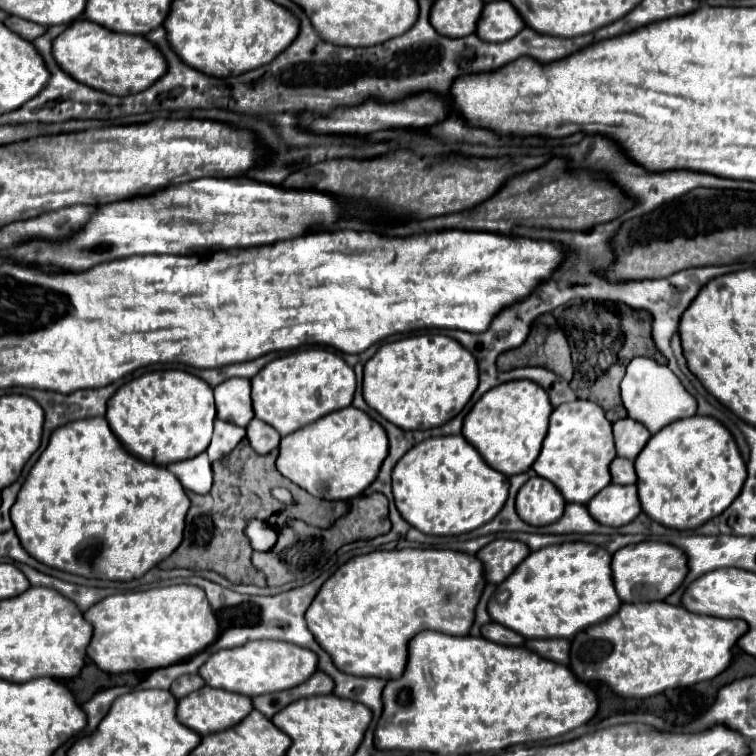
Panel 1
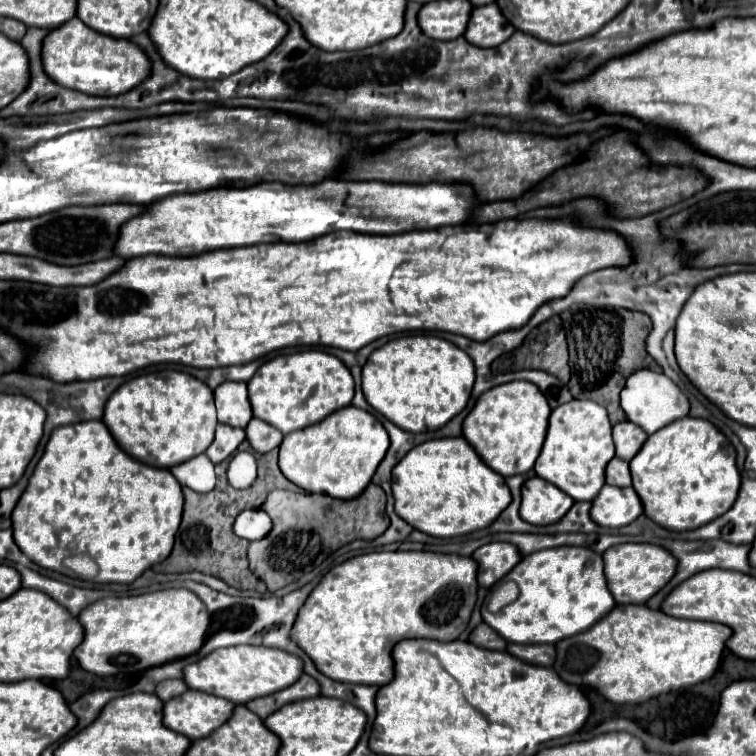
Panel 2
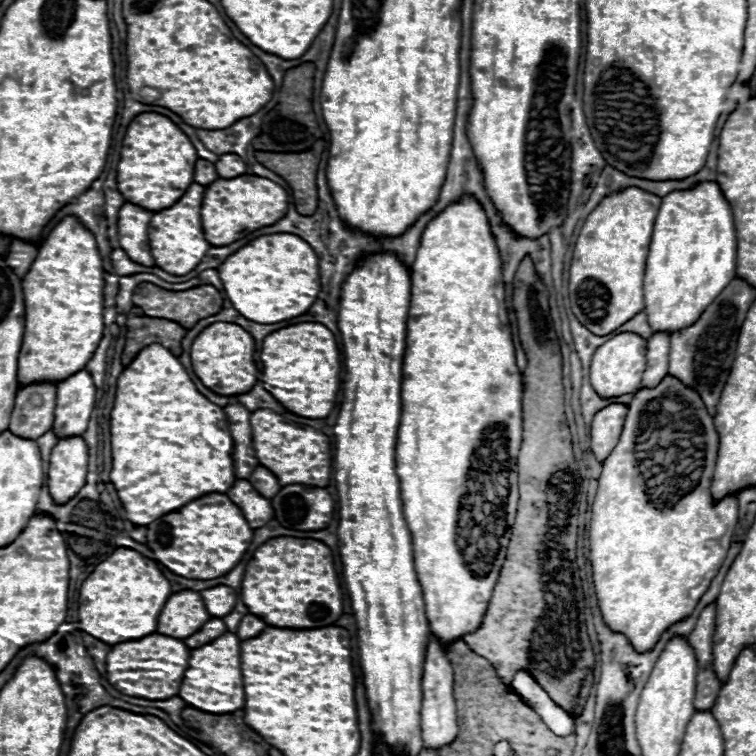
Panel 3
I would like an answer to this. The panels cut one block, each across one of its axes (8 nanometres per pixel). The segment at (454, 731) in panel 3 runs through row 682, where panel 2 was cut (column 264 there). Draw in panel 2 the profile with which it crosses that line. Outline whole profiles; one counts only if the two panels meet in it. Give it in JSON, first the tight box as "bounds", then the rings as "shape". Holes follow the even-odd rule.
{"bounds":[246,418,284,454],"shape":[[[252,418],[250,424],[246,426],[246,438],[250,440],[250,446],[264,454],[264,452],[270,452],[272,448],[278,448],[284,434],[280,430],[276,430],[274,426],[266,424],[264,420],[258,420],[258,418]]]}

